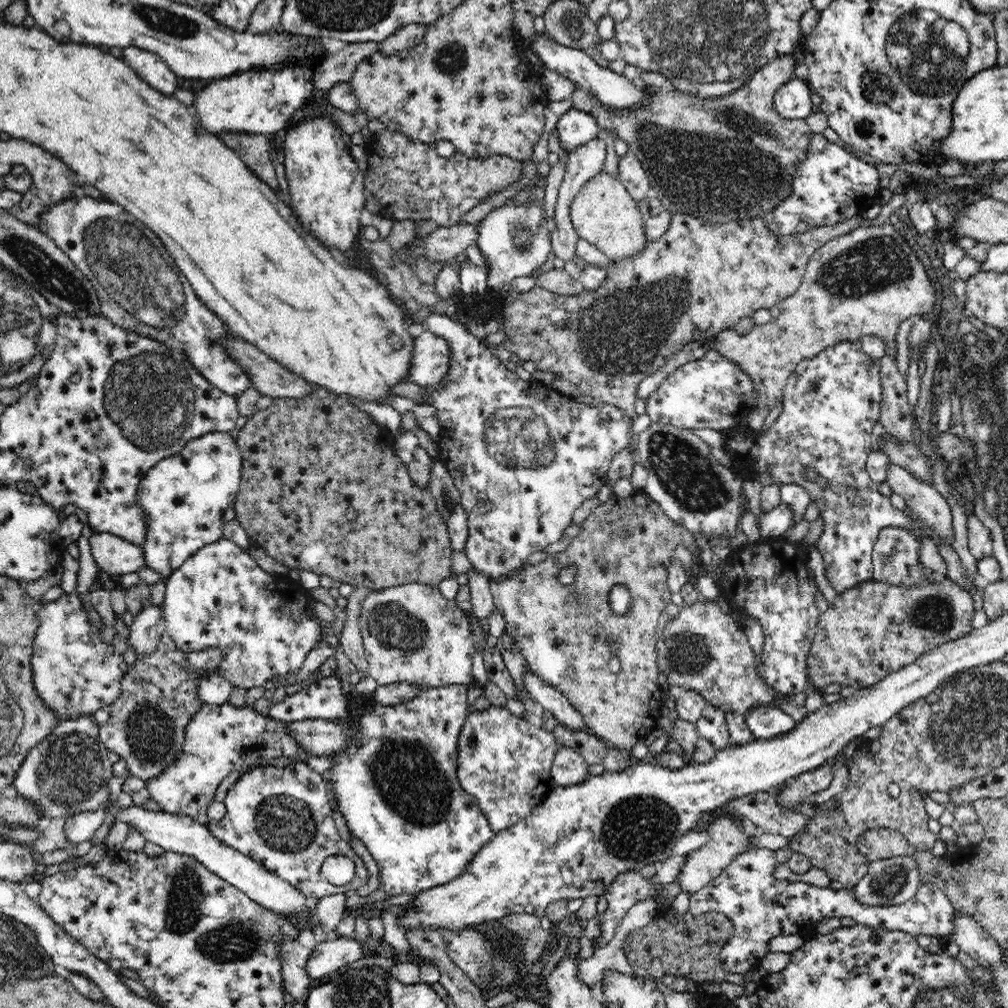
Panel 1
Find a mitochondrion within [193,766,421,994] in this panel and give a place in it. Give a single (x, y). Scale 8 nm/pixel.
(288, 825)

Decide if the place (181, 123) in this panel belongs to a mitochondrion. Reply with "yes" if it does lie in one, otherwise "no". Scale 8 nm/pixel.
no

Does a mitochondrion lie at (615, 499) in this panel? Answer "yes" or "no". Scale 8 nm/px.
no

